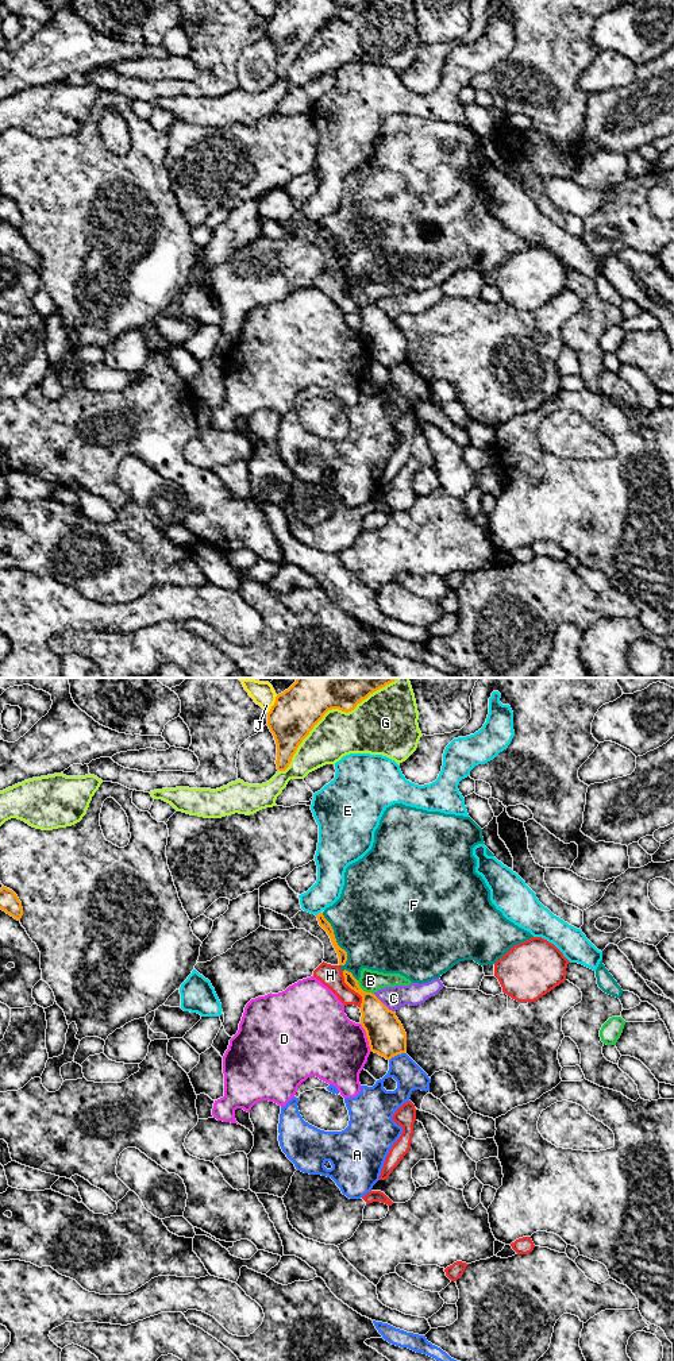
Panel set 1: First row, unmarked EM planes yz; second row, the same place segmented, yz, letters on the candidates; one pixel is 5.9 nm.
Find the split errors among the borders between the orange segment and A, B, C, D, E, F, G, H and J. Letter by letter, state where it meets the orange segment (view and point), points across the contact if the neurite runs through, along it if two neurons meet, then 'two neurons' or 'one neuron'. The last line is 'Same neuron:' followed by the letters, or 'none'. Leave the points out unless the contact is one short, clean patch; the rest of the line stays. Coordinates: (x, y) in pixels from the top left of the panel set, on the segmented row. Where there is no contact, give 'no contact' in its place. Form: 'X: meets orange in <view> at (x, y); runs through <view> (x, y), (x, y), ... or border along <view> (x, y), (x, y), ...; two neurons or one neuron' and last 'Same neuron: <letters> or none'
A: meets orange in yz at (396, 1055); border along yz (404, 1052), (389, 1060); two neurons
B: meets orange in yz at (362, 990); border along yz (357, 980), (364, 990), (373, 994); two neurons
C: meets orange in yz at (382, 1003); two neurons
D: meets orange in yz at (366, 1036); border along yz (359, 1024), (372, 1051); two neurons
E: meets orange in yz at (318, 914); two neurons
F: meets orange in yz at (335, 940); two neurons
G: meets orange in yz at (330, 709); two neurons
H: meets orange in yz at (354, 990); two neurons
J: meets orange in yz at (273, 705); two neurons
Same neuron: none

